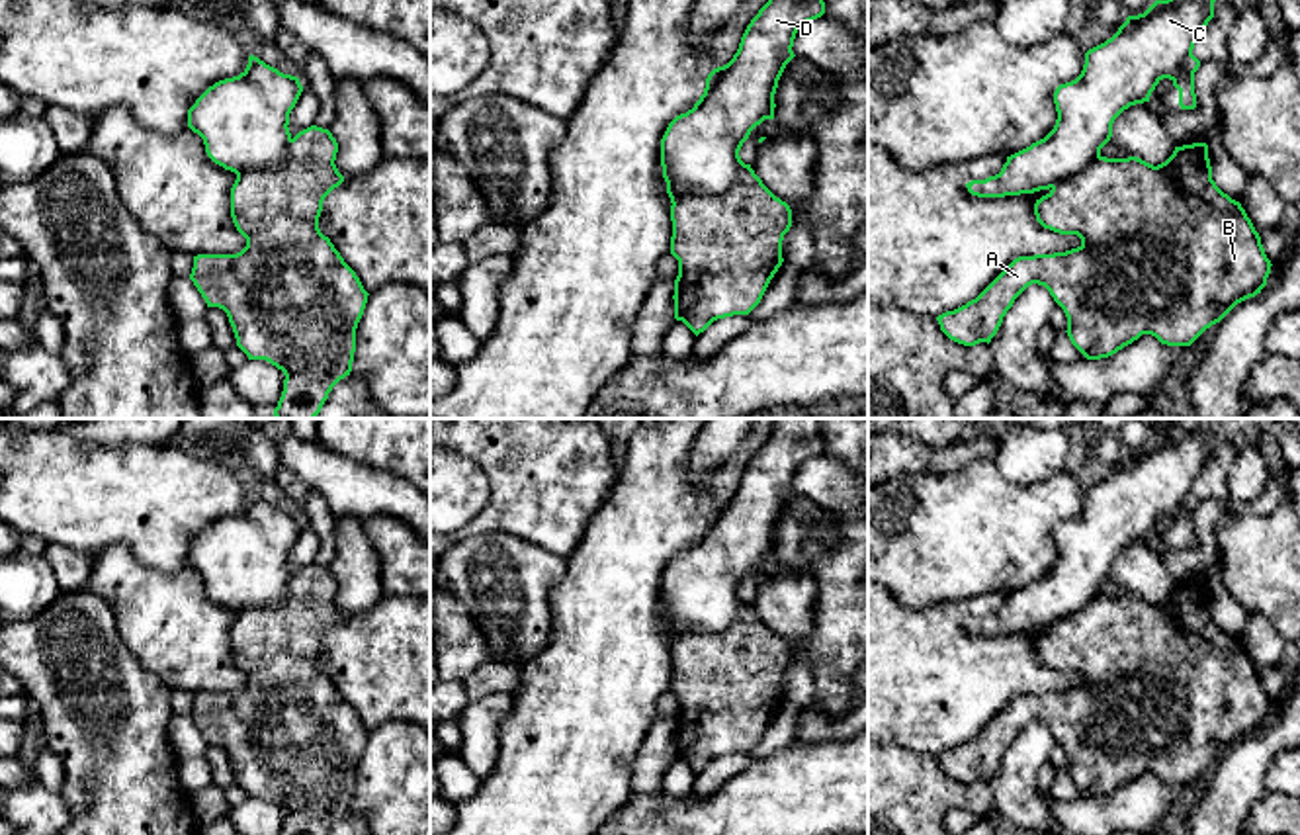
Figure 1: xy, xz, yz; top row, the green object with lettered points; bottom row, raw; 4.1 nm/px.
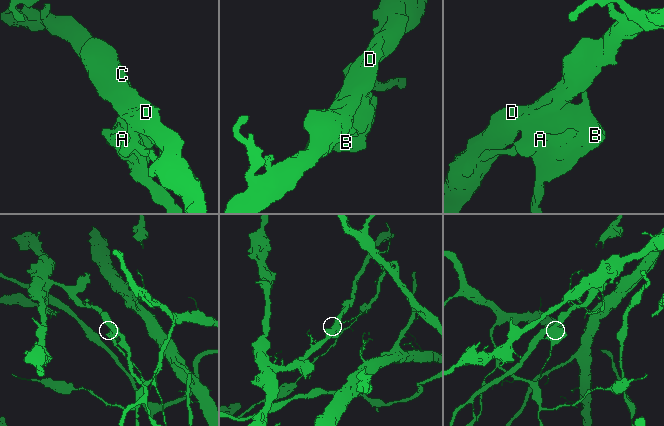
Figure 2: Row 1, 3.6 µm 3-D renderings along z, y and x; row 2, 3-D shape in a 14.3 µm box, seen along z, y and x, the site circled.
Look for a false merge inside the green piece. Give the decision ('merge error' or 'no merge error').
merge error

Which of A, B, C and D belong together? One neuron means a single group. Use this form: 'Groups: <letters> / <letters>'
Groups: A B / C D

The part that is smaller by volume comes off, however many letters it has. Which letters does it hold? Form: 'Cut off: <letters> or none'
Cut off: A, B

